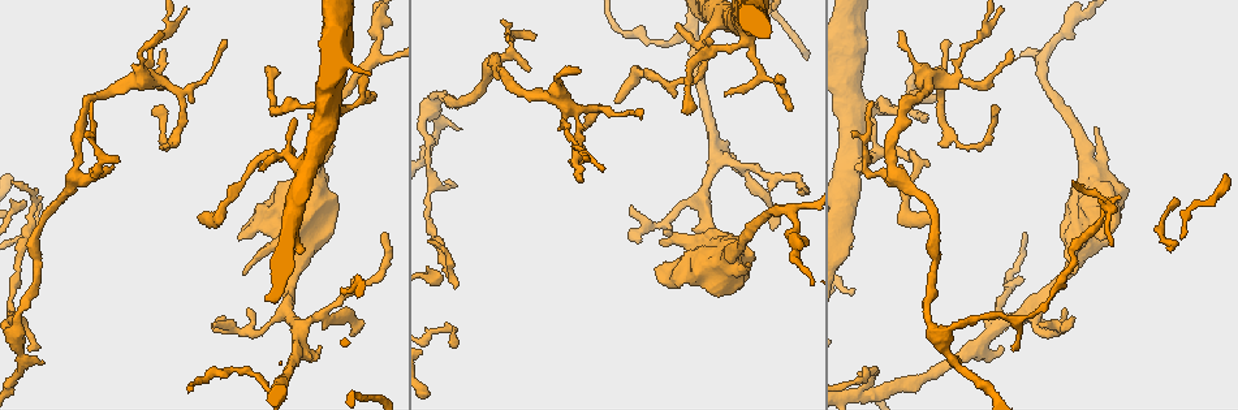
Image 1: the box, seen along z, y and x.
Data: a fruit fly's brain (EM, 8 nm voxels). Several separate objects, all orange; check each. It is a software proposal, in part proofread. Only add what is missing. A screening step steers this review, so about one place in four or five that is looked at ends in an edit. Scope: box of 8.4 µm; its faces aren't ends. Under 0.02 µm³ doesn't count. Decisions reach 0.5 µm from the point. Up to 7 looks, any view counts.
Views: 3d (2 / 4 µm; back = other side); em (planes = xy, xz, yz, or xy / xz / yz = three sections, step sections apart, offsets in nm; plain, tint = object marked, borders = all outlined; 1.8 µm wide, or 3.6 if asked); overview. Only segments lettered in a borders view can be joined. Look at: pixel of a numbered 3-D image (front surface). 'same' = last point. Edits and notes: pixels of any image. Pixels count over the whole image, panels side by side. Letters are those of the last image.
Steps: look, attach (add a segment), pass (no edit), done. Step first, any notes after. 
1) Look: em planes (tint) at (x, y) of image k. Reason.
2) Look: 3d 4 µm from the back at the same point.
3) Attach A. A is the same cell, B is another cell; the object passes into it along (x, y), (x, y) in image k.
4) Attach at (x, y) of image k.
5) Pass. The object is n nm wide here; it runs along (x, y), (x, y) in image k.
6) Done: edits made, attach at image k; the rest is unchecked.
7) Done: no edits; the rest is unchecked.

Look: em planes (borders) at (199, 215) of image 1. End of a long branch.

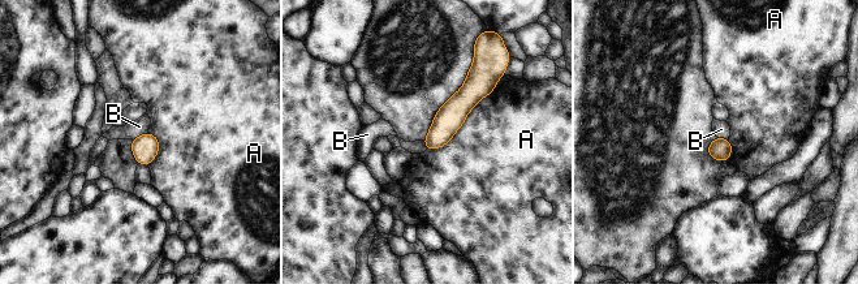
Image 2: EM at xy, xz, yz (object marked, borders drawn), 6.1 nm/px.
Pass. A and B are other cells; a border runs along (147, 130), (132, 140) in image 2; no lettered segment goes on from it.

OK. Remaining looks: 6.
Look: em planes (borders) at (93, 102) of image 1. Tapers out.

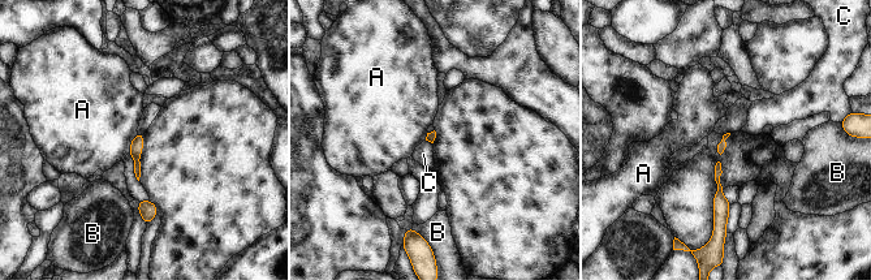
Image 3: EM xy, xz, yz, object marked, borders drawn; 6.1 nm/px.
Pass. The longest contact is with A, 150 nm; A, B and C are other cells; a border runs along (137, 132), (128, 153) in image 3; none of them fits.

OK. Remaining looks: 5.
Look: em xy step 8 (borders) at (750, 266) of image 1. Branch stops here.

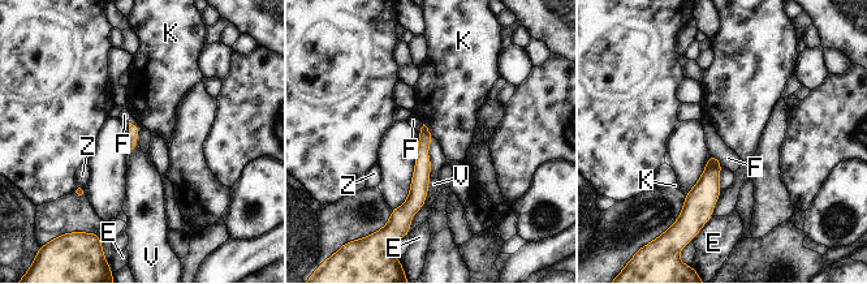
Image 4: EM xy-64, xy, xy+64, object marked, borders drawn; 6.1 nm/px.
Look: em planes (borders) at the same point.

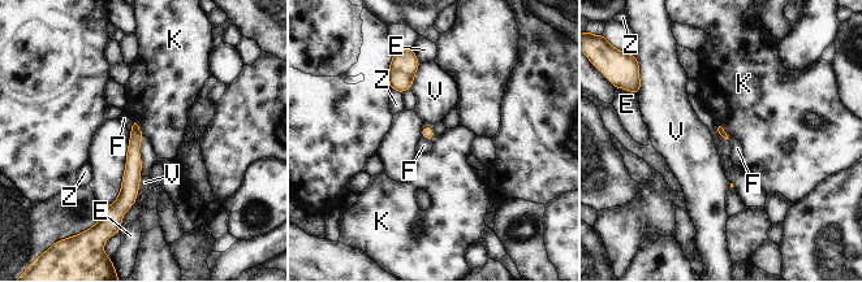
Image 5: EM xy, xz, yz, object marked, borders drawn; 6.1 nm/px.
Pass. E, F, K, V and Z are other cells; a border runs along (134, 121), (145, 135) in image 5; none of them fits.

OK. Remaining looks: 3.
Done: no edits; the rest is unchecked.

